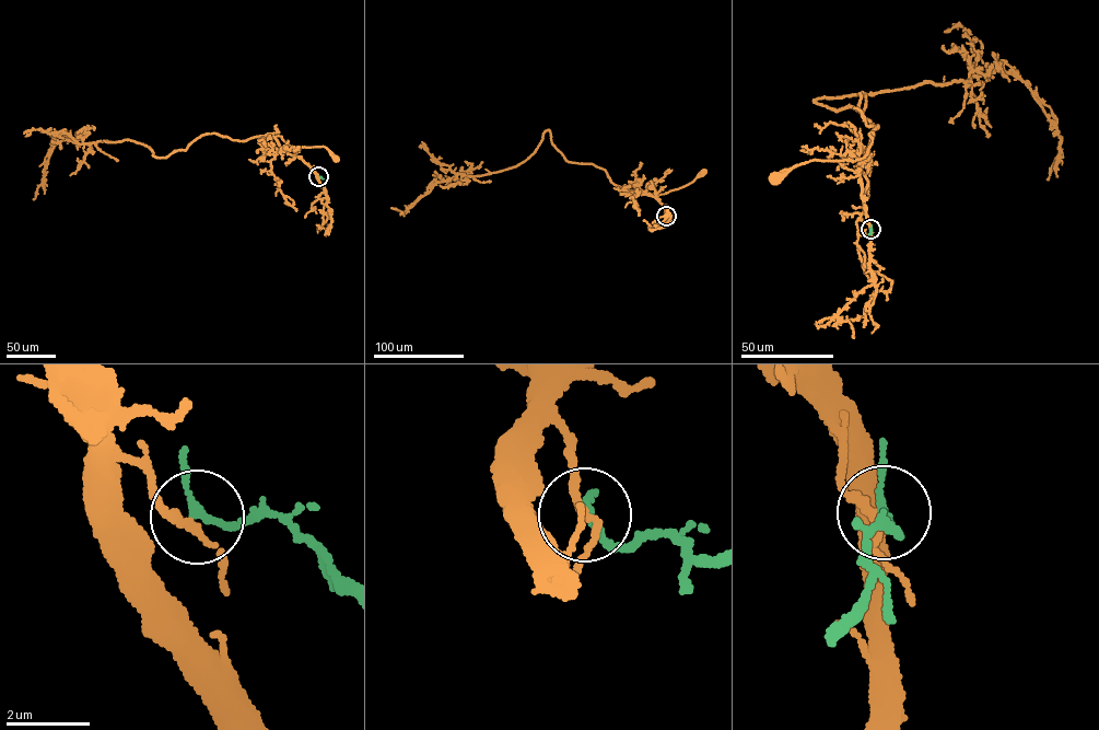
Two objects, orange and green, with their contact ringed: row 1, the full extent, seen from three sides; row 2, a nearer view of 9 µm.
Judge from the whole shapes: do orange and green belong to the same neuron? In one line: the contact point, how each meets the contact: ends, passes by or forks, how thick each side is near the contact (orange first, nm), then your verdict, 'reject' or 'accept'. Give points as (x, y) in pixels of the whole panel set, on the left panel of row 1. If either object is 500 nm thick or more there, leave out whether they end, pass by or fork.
at (318, 176); orange passes by; green passes by; 170 nm thick on the orange side, 150 nm on the other; accept

